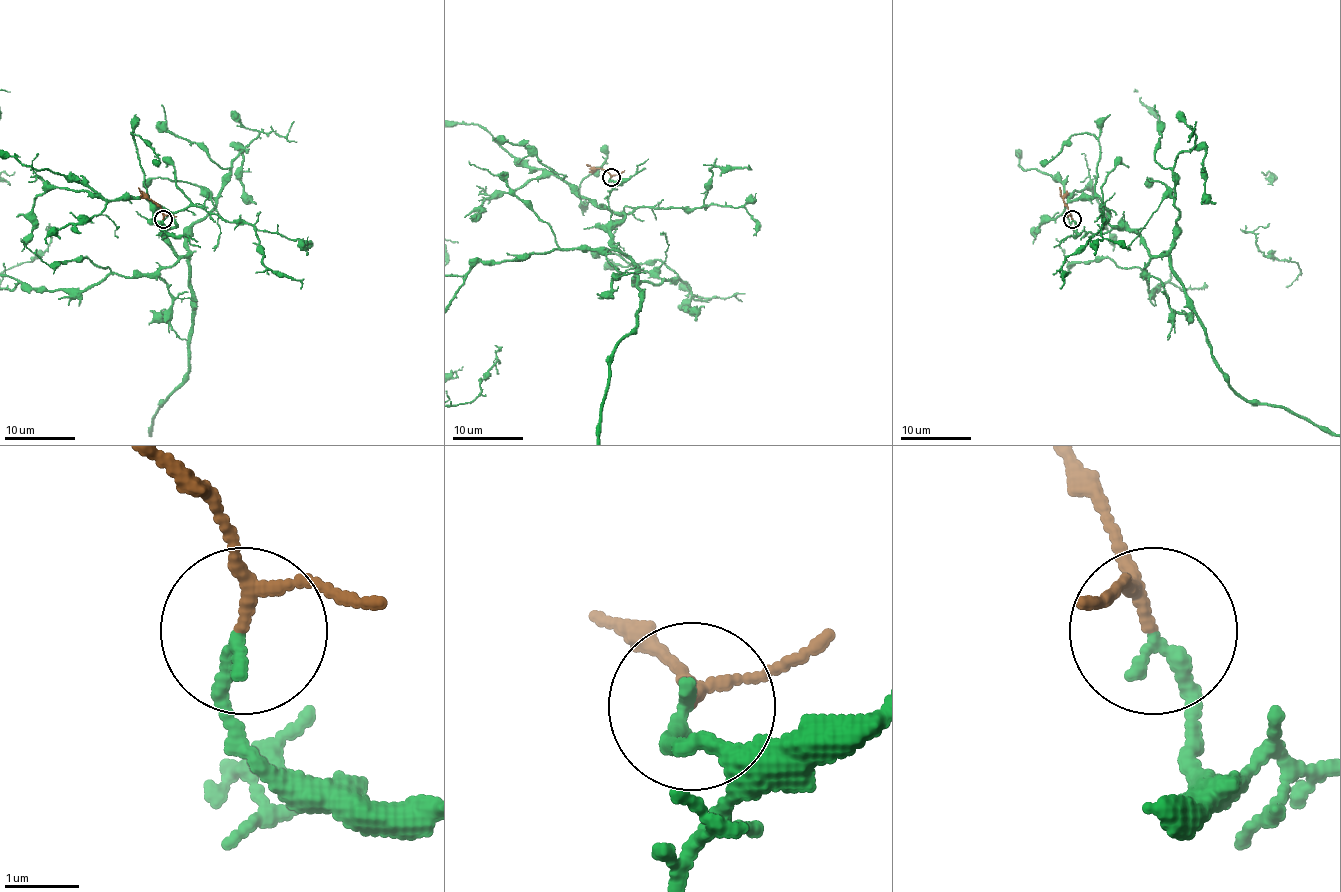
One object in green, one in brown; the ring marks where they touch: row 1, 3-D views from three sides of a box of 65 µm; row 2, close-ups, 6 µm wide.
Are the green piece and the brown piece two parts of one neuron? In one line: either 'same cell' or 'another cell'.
same cell

